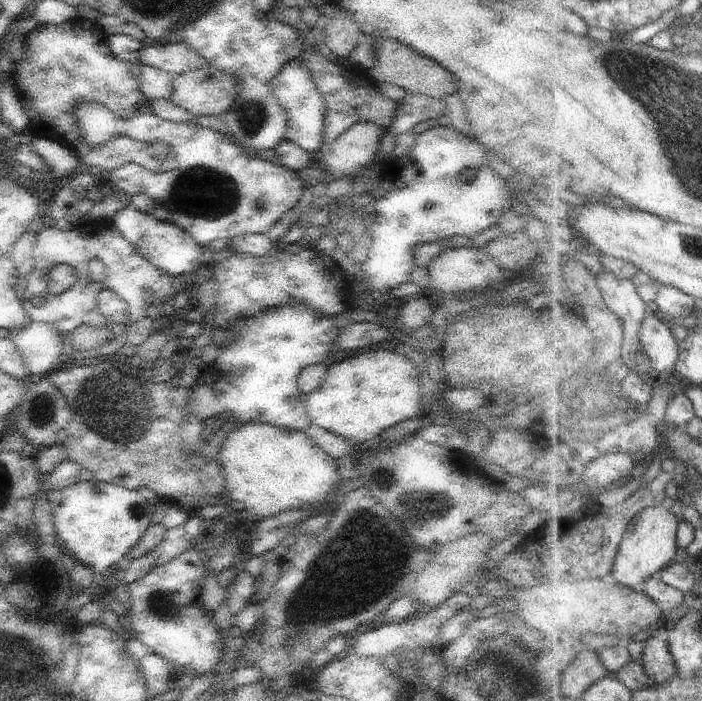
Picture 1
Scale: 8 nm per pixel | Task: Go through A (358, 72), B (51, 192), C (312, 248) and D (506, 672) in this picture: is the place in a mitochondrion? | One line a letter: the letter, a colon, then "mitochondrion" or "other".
A: other
B: other
C: other
D: mitochondrion

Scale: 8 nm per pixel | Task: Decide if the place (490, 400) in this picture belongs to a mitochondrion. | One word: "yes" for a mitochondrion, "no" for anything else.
no

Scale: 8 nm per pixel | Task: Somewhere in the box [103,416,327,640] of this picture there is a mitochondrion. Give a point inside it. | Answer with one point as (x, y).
(161, 604)

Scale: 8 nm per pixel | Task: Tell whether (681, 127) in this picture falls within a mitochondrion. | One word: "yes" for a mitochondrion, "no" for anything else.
yes

